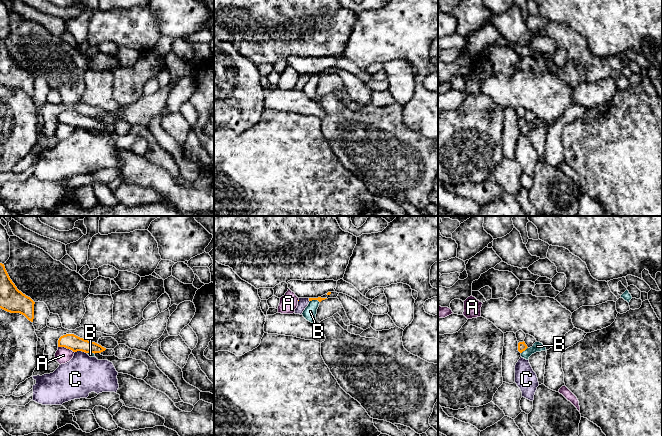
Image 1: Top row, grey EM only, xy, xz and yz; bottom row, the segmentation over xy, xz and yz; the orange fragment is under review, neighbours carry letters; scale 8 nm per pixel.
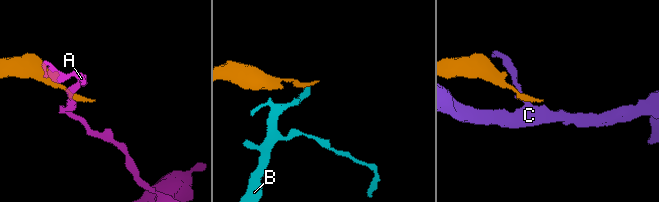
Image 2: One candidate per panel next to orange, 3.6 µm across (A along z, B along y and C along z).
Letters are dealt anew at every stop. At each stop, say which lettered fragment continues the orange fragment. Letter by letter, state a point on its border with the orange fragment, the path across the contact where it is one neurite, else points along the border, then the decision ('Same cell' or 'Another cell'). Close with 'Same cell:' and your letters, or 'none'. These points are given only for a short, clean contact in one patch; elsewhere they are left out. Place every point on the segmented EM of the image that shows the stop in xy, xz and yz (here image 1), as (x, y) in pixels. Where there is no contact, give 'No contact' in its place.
A: Touches orange at xy (66, 347). Boundary: xy (58, 346), (64, 346), (74, 352). Another cell
B: Touches orange at yz (524, 350). Boundary: yz (527, 347), (521, 353). Another cell
C: Touches orange at xy (81, 350). Boundary: xy (75, 351), (84, 351), (86, 353). Another cell
Same cell: none

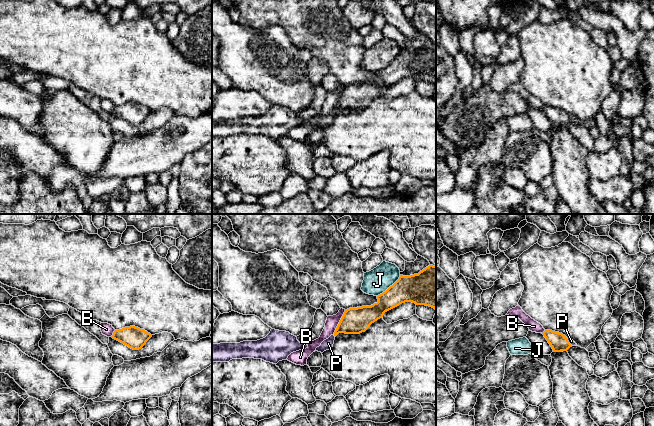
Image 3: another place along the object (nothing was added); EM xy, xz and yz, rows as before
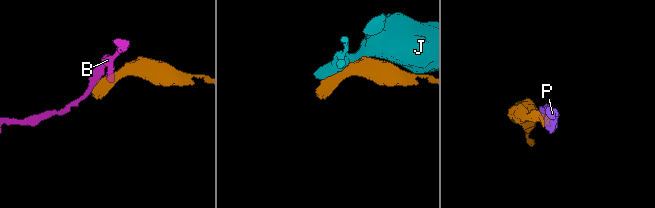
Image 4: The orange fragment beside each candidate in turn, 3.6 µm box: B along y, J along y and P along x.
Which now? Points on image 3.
B: Touches orange at xz (339, 322). Boundary: xz (345, 310), (333, 333). Another cell
J: Touches orange at xz (390, 286). Another cell
P: Touches orange at xz (334, 335). Path across: xz (354, 320), (342, 327), (334, 335), (327, 344). Same cell
Same cell: P

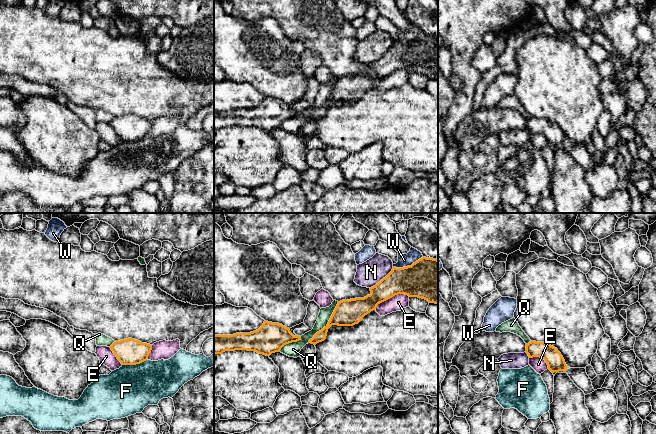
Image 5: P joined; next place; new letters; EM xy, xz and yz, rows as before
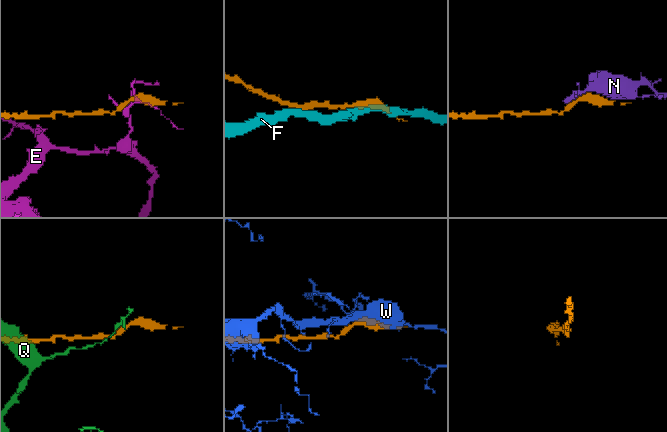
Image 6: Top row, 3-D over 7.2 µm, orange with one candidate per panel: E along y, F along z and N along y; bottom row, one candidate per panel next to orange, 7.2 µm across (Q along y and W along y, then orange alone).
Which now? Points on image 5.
E: Touches orange at xz (394, 295). Another cell
F: Touches orange at xy (134, 364). Another cell
N: Touches orange at xz (383, 278). Another cell
Q: Touches orange at xz (328, 323). Another cell
W: Touches orange at xz (407, 266). Another cell
Same cell: none

